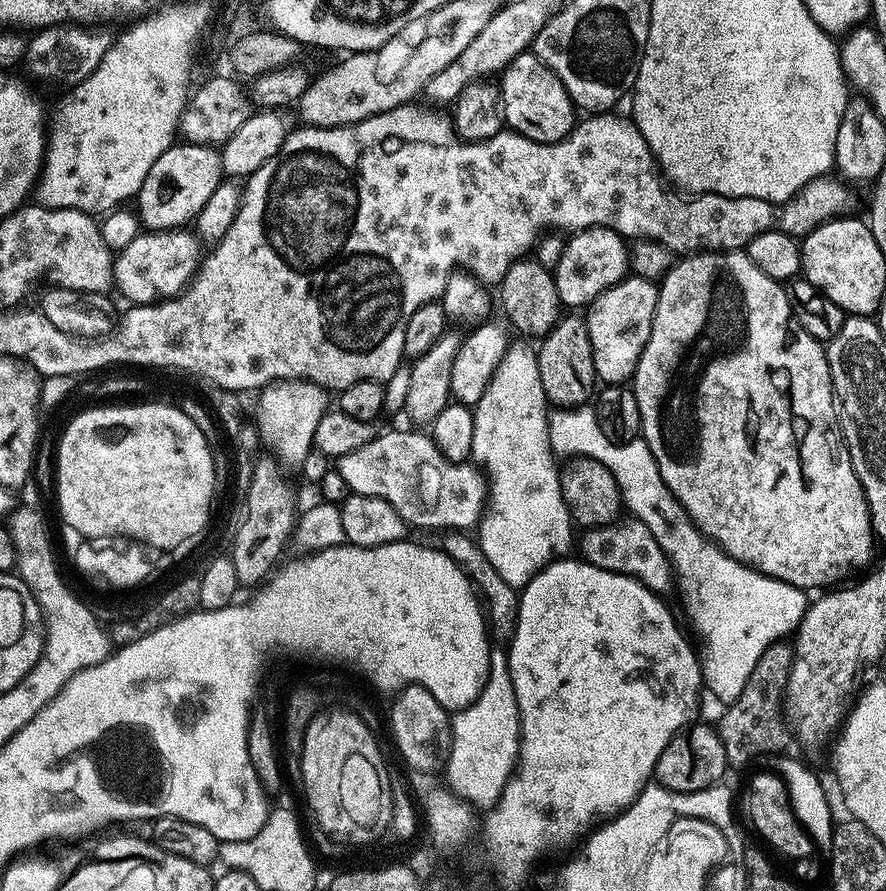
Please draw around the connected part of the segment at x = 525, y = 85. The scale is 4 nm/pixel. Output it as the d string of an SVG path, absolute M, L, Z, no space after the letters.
M523 52L510 61L499 77L498 87L504 123L511 131L521 132L539 144L559 144L561 140L568 139L577 123L578 109L558 74L543 64L535 52Z

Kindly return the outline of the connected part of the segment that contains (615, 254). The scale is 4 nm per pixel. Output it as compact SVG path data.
M581 228L567 237L562 258L554 269L560 303L568 310L583 309L591 304L598 294L625 279L629 272L630 248L625 237L619 236L613 228Z

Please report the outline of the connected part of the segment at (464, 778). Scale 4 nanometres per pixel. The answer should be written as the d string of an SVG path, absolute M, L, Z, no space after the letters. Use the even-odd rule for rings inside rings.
M491 649L488 658L488 680L478 698L470 706L459 709L451 717L452 749L446 765L447 787L469 805L487 809L500 797L508 777L512 775L520 751L520 725L516 711L516 695L508 669L505 649Z

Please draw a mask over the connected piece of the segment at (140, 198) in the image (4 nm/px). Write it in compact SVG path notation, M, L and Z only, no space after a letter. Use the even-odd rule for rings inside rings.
M177 142L168 148L150 166L150 174L146 174L146 182L142 182L138 195L135 197L134 204L138 209L138 219L145 229L153 232L166 232L169 230L180 230L185 226L191 225L196 216L210 202L210 194L222 183L223 168L220 165L220 153L215 147L202 144L189 144L187 142Z

